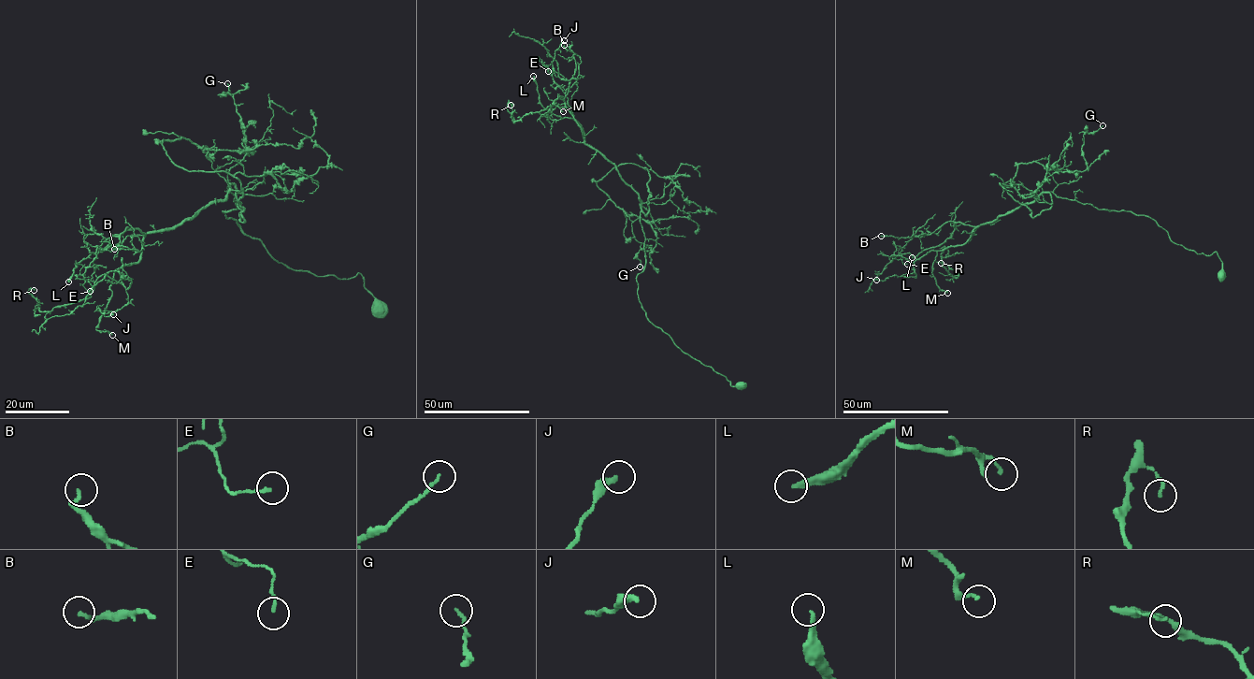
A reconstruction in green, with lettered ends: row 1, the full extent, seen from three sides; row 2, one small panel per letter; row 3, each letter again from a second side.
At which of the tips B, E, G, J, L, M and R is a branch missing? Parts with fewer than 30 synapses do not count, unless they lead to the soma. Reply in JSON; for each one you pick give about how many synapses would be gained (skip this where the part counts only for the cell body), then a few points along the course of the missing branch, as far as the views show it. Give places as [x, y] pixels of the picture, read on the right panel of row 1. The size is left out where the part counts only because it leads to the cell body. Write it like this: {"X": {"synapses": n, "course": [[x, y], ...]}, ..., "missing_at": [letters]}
{"L": {"synapses": 60, "course": [[912, 257], [903, 271], [885, 290], [881, 309], [885, 320], [923, 353]]}, "missing_at": ["L"]}

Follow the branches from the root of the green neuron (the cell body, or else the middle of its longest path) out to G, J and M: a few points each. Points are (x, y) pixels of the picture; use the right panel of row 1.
G: (1221, 276), (1216, 252), (1174, 243), (1148, 217), (1043, 190), (1054, 173), (1087, 168), (1083, 135), (1102, 125)
J: (1221, 276), (1216, 252), (1174, 243), (1148, 217), (1046, 191), (962, 244), (927, 252), (915, 277), (876, 280)
M: (1221, 276), (1216, 252), (1174, 243), (1148, 217), (1046, 191), (937, 252), (932, 275), (947, 293)

